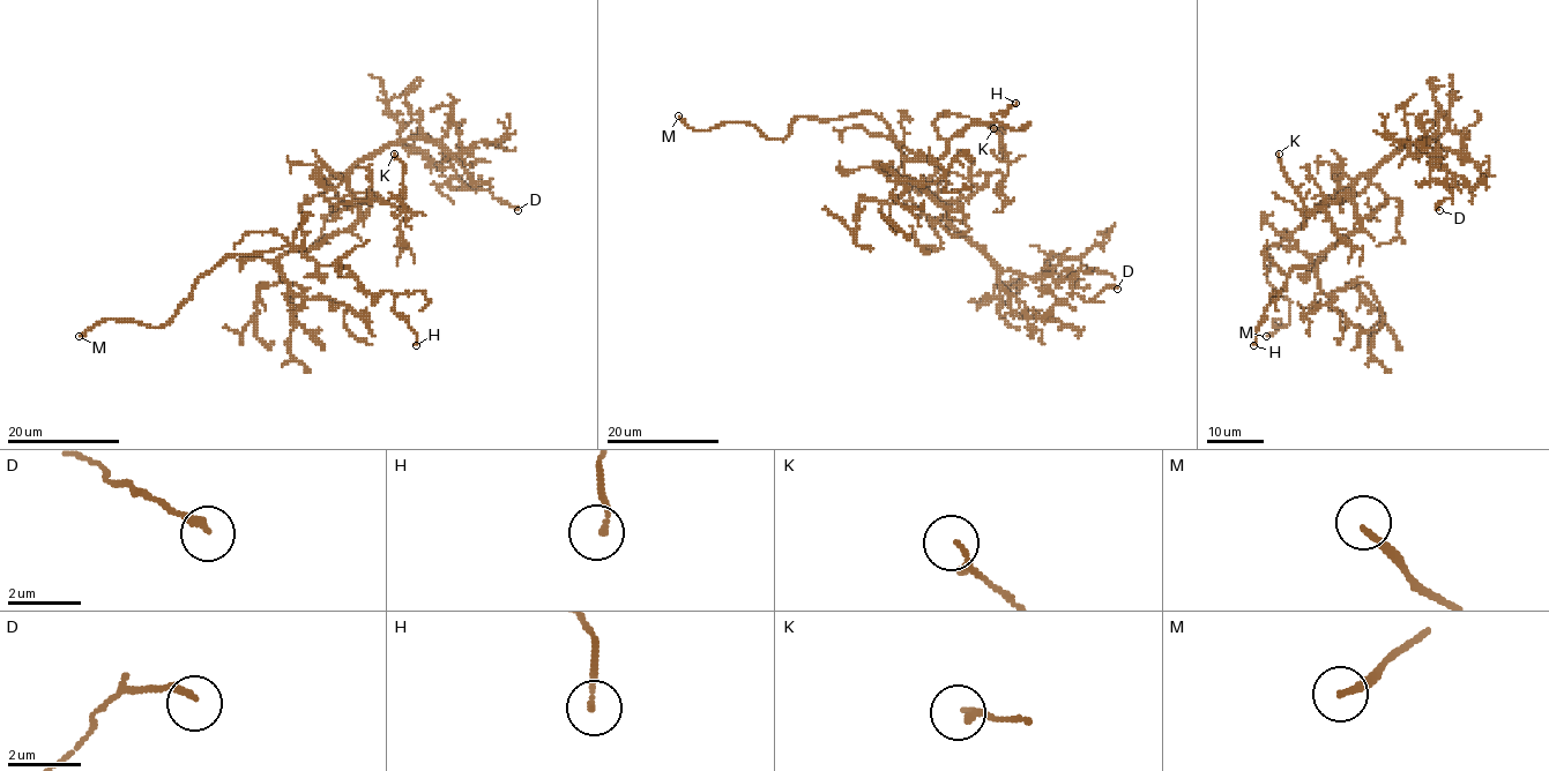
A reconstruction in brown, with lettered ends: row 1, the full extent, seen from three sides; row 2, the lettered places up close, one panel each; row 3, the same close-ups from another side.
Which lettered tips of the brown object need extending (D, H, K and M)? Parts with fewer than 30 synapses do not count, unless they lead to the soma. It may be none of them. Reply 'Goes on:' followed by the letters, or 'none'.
Goes on: M

